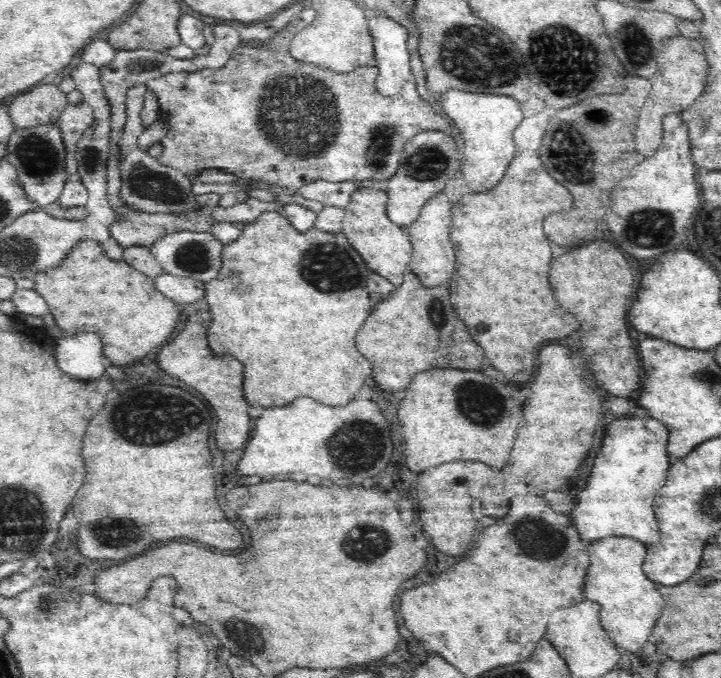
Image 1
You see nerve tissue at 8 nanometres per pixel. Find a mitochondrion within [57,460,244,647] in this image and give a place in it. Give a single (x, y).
(118, 537)

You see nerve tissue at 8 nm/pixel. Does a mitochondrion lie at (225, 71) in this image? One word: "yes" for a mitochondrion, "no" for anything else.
no

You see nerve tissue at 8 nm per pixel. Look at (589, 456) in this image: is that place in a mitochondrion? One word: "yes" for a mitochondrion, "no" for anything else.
no

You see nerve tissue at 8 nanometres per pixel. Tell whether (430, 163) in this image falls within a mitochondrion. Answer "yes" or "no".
yes

